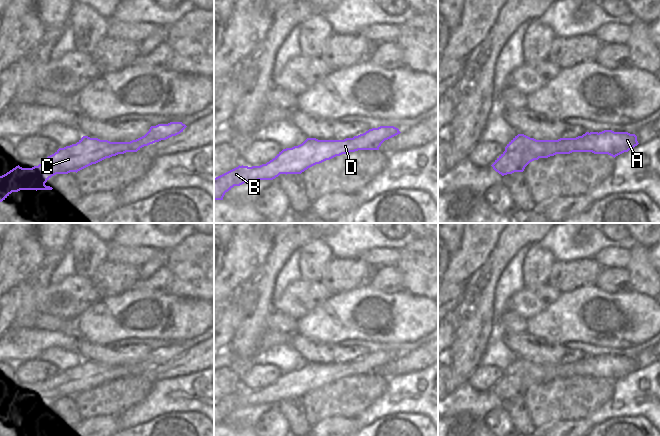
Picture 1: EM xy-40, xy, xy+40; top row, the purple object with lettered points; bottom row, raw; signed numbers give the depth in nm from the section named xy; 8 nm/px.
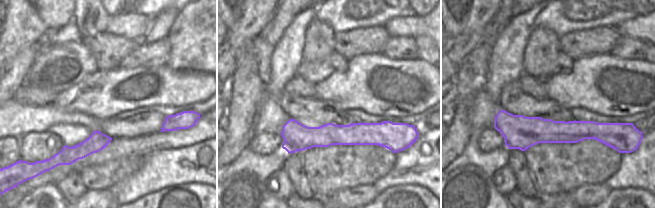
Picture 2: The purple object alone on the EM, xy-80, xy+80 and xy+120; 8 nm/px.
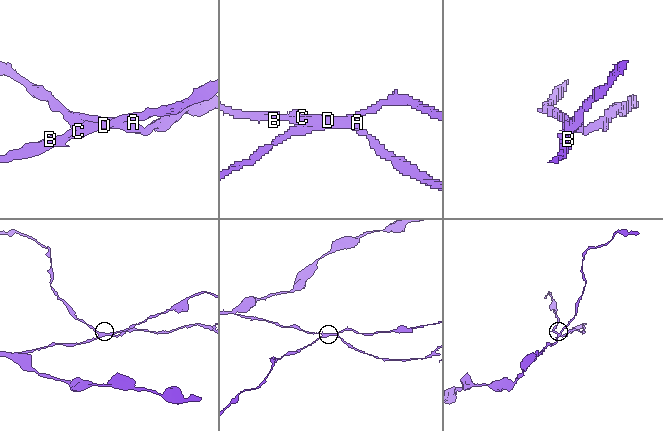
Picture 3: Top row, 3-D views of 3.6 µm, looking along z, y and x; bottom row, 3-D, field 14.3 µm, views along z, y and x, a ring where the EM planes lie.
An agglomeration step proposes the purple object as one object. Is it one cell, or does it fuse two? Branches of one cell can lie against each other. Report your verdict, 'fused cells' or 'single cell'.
fused cells

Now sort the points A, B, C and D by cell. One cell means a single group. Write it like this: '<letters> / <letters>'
A / B C D

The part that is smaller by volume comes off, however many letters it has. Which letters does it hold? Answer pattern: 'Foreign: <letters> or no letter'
Foreign: A

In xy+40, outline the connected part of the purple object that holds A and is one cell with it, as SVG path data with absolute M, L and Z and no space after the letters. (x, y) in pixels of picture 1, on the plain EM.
M604 354L593 359L586 356L576 362L560 362L558 364L536 364L524 358L518 358L507 368L505 374L528 376L538 382L548 382L556 378L570 378L572 376L608 378L615 382L638 368L635 358Z

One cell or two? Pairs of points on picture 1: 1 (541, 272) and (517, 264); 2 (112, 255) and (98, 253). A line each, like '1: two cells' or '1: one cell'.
1: two cells
2: two cells

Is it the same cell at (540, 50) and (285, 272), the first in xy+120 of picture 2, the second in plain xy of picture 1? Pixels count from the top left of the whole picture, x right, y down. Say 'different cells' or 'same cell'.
different cells

